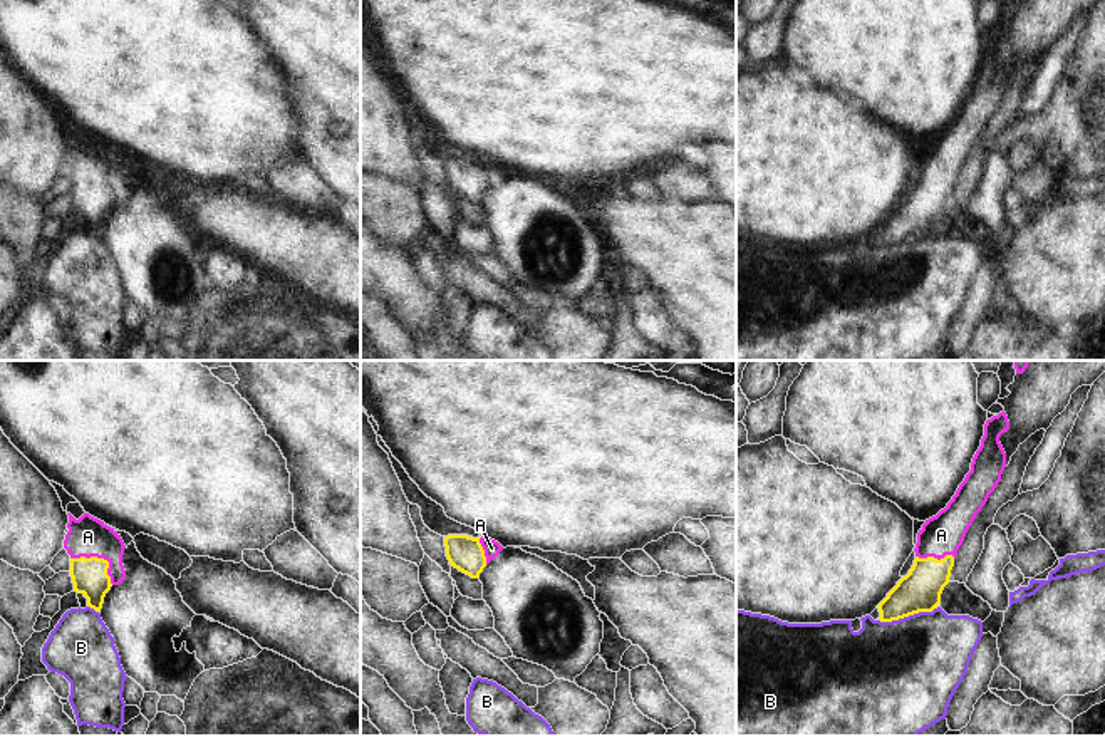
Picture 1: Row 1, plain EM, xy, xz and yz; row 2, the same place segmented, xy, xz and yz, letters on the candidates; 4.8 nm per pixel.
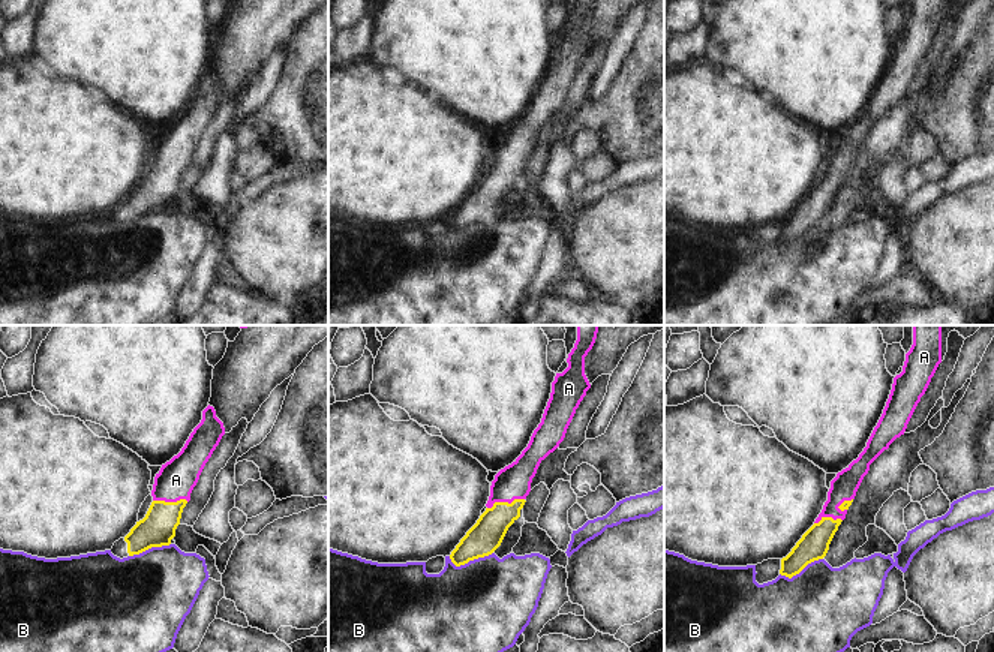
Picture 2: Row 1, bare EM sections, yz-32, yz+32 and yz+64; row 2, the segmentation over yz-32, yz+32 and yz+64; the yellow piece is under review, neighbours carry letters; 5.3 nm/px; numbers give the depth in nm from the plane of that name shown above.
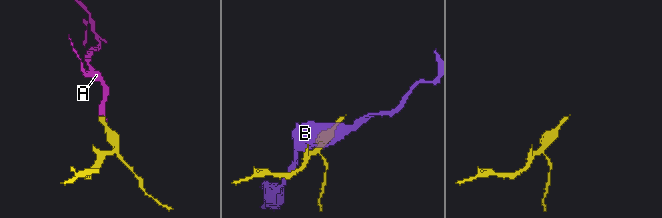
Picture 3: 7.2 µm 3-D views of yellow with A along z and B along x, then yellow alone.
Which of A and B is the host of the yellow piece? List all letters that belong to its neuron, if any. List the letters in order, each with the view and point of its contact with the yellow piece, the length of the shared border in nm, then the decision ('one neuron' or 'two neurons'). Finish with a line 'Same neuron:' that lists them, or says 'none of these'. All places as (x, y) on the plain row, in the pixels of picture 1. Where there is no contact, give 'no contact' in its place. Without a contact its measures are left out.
A: meets yellow in xy at (101, 183); contact 240 nm long; one neuron
B: meets yellow in yz at (907, 240); contact 300 nm long; two neurons
Same neuron: A

